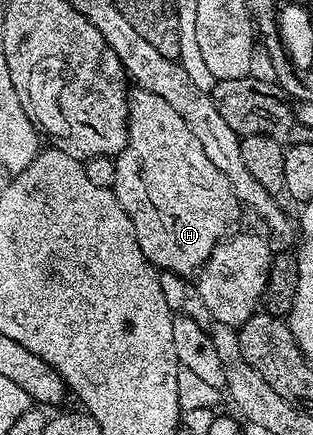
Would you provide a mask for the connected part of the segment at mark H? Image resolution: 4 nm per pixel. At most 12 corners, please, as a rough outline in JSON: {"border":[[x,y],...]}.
{"border":[[158,94],[129,95],[111,190],[185,278],[242,205]]}

